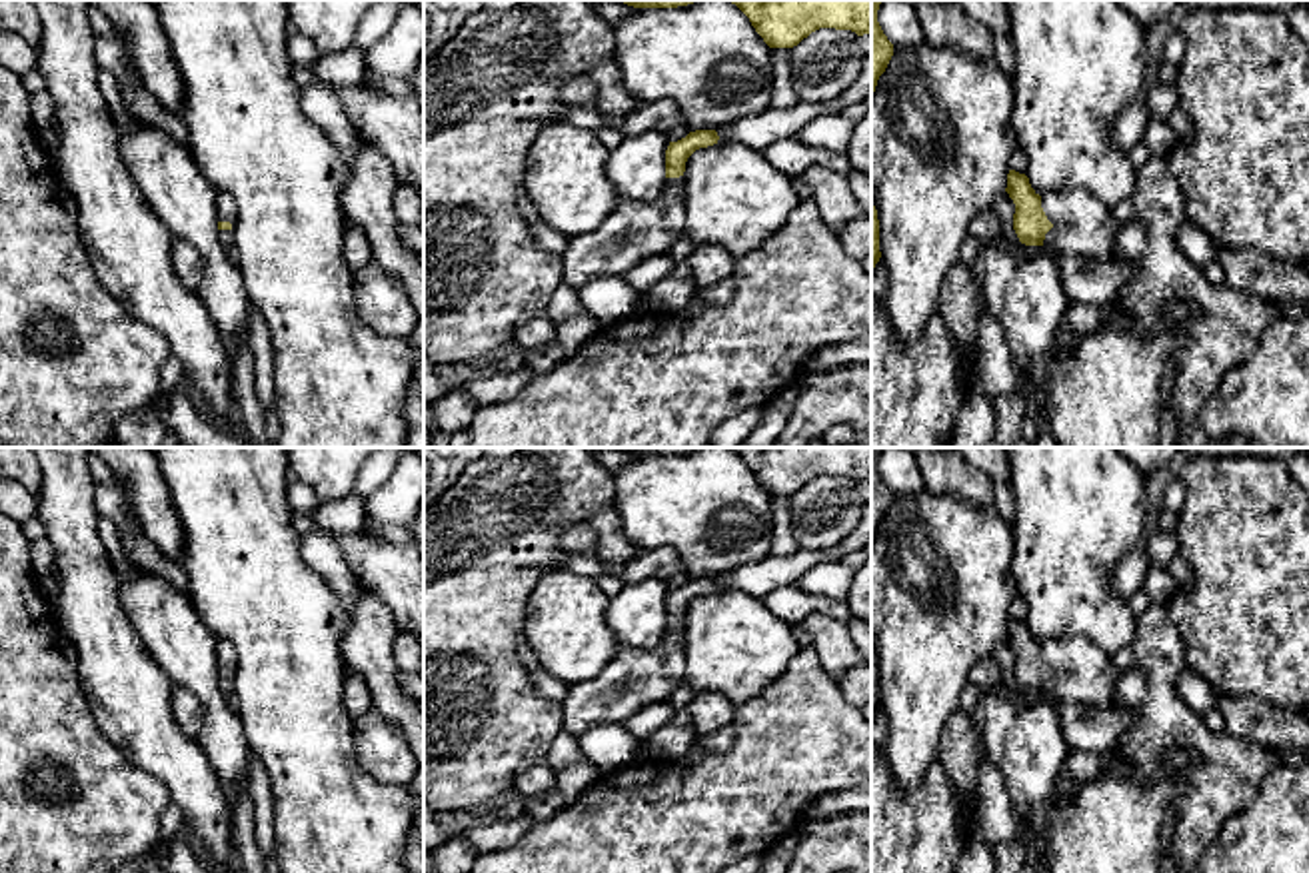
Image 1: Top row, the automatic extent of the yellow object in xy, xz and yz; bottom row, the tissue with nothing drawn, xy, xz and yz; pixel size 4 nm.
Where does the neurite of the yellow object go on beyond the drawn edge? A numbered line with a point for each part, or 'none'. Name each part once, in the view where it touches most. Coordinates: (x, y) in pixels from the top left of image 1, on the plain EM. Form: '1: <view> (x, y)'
1: yz (1082, 674)

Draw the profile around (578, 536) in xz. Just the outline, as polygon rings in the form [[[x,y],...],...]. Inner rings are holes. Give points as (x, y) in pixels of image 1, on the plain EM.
[[[586,521],[570,523],[560,537],[560,545],[566,551],[592,551],[594,531]]]

